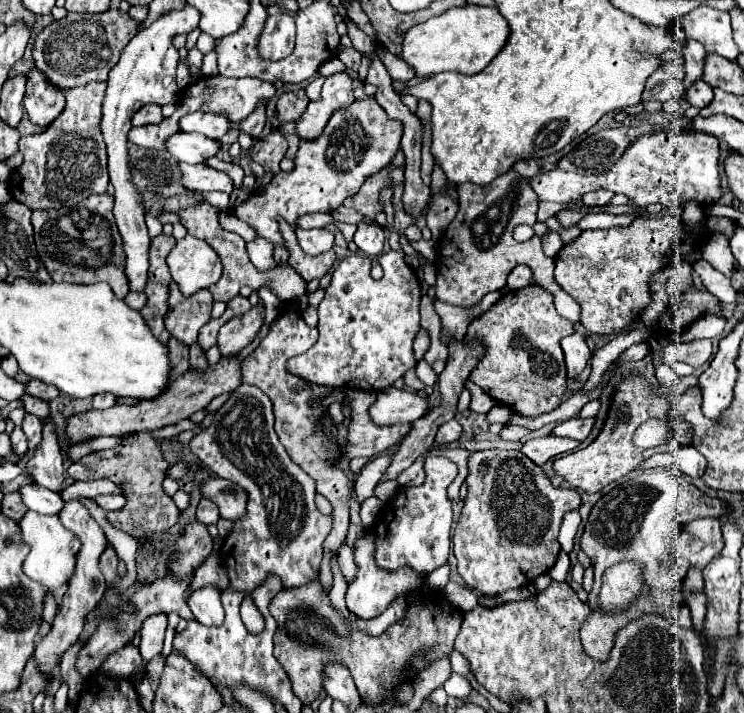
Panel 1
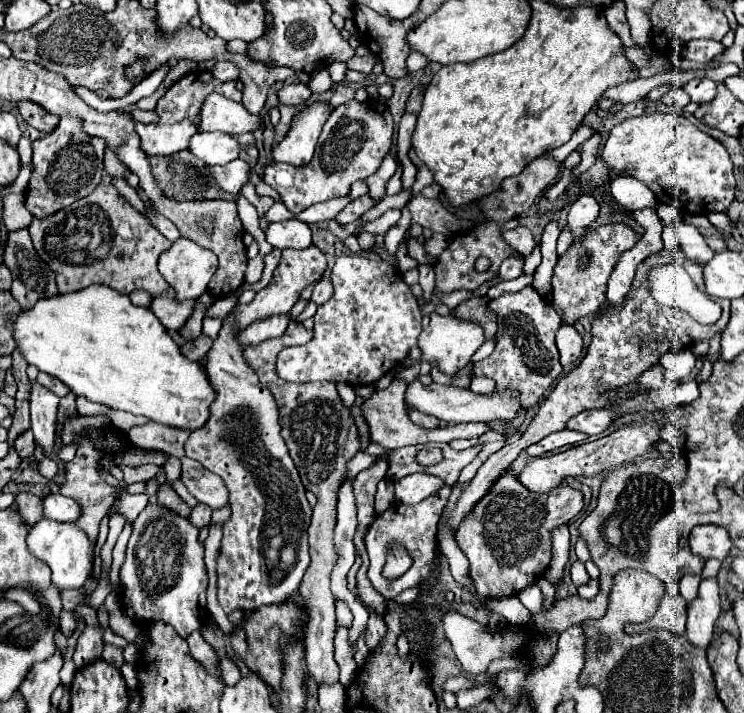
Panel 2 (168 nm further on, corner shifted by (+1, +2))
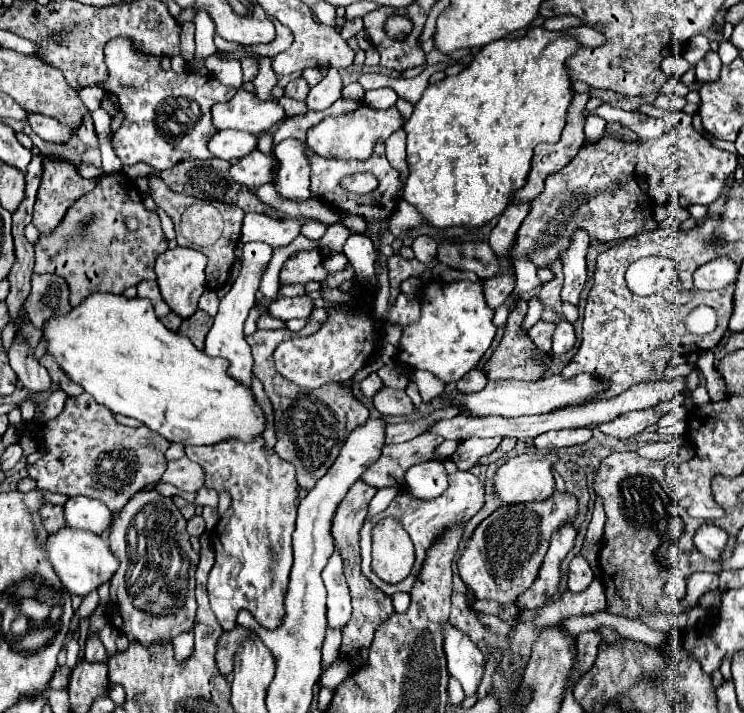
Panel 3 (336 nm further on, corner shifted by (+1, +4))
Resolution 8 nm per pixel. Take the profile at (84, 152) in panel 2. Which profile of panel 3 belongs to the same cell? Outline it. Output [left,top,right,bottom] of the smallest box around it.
[32,158,96,236]

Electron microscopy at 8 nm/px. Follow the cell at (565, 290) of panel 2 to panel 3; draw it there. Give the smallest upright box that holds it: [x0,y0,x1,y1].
[528,322,552,353]

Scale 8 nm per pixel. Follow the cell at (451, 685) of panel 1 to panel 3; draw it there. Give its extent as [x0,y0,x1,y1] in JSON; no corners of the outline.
[442,622,486,696]

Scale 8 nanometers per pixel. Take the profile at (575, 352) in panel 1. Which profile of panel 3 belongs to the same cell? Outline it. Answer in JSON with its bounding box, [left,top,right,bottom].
[552,320,576,356]

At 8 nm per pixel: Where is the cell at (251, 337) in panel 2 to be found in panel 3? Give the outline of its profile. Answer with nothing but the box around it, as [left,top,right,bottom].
[268,294,314,322]

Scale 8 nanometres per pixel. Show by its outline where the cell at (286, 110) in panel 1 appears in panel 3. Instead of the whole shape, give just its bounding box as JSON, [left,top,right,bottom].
[284,76,310,100]

